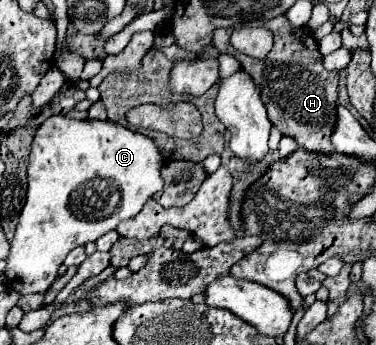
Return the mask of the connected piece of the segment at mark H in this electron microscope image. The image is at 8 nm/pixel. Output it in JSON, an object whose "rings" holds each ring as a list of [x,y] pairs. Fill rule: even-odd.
{"rings":[[[277,16],[267,20],[275,34],[275,46],[265,60],[253,60],[239,52],[231,52],[231,28],[215,30],[213,46],[221,54],[233,54],[243,70],[253,78],[257,88],[261,90],[261,100],[267,110],[267,118],[271,124],[283,134],[297,142],[299,148],[309,152],[327,152],[331,154],[335,148],[331,144],[331,132],[335,130],[335,108],[337,108],[337,86],[339,72],[327,72],[323,66],[321,52],[317,48],[315,38],[303,28],[291,28],[285,16]],[[291,34],[297,34],[291,40]]]}

